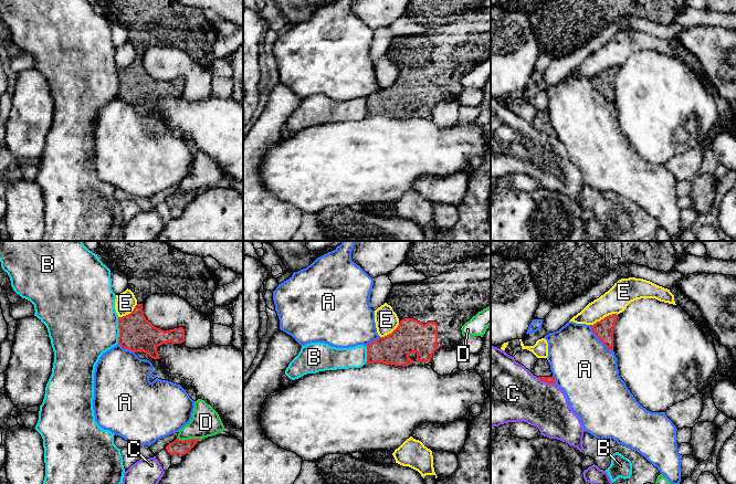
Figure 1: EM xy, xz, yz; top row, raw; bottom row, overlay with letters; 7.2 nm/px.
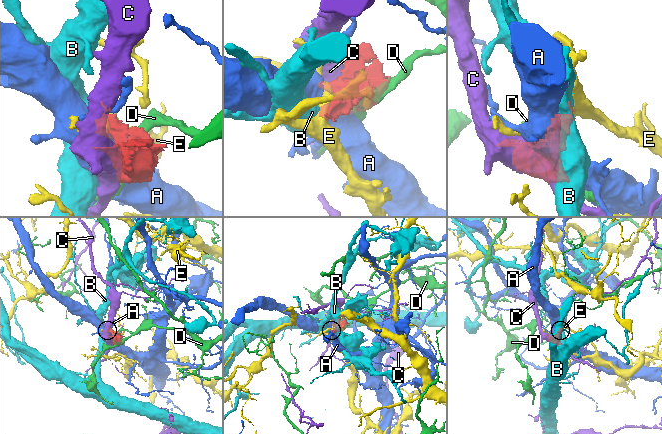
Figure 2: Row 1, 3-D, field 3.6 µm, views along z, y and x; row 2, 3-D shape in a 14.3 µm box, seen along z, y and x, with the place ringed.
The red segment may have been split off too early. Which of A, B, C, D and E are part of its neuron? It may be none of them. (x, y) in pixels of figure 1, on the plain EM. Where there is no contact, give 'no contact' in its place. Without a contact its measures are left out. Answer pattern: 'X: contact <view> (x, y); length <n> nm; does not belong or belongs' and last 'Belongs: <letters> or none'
A: contact yz (598, 90); length 240 nm; does not belong
B: contact xy (119, 83); length 190 nm; does not belong
C: contact yz (546, 134); length 140 nm; does not belong
D: contact xy (188, 192); length 170 nm; does not belong
E: contact yz (605, 70); length 200 nm; does not belong
Belongs: none

